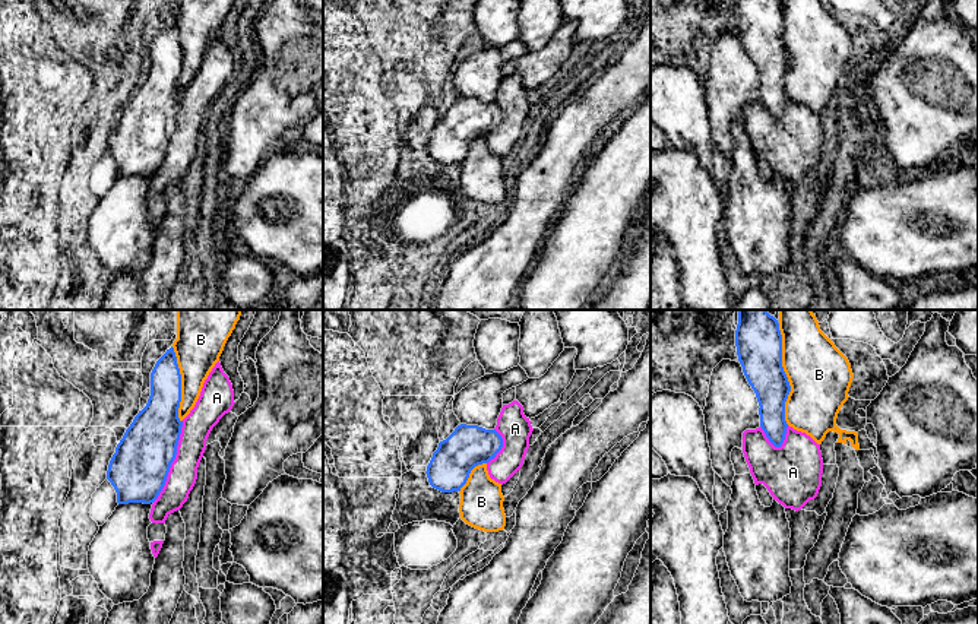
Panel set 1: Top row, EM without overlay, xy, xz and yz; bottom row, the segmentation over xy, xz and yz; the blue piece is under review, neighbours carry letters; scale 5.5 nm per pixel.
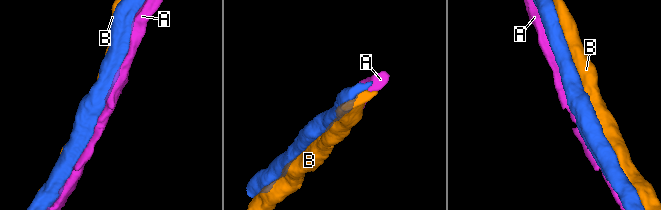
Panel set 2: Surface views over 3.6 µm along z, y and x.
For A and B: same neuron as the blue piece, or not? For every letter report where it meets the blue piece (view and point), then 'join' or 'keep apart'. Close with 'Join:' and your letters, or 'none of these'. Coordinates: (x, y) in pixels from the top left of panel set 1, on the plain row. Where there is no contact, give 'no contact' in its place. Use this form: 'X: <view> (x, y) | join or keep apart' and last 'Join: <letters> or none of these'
A: xy (173, 133) | keep apart
B: yz (785, 48) | keep apart
Join: none of these

